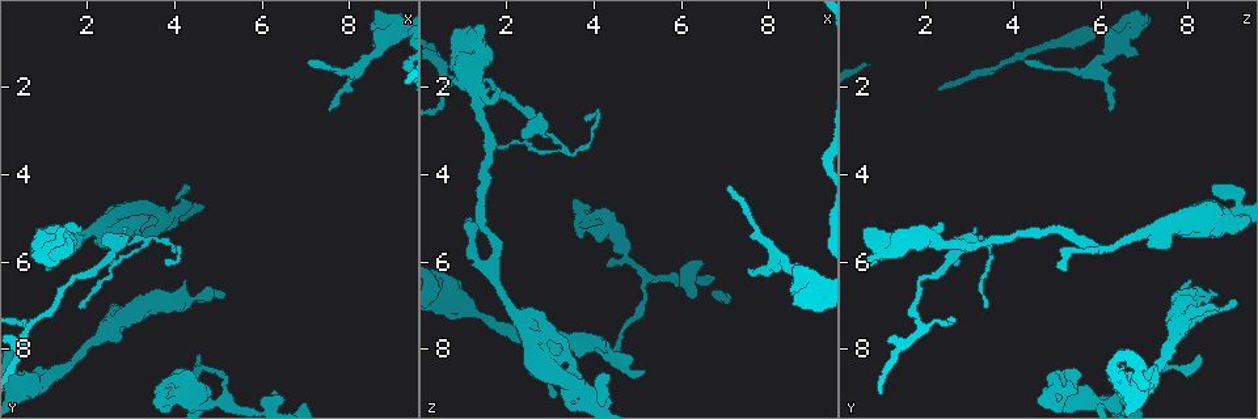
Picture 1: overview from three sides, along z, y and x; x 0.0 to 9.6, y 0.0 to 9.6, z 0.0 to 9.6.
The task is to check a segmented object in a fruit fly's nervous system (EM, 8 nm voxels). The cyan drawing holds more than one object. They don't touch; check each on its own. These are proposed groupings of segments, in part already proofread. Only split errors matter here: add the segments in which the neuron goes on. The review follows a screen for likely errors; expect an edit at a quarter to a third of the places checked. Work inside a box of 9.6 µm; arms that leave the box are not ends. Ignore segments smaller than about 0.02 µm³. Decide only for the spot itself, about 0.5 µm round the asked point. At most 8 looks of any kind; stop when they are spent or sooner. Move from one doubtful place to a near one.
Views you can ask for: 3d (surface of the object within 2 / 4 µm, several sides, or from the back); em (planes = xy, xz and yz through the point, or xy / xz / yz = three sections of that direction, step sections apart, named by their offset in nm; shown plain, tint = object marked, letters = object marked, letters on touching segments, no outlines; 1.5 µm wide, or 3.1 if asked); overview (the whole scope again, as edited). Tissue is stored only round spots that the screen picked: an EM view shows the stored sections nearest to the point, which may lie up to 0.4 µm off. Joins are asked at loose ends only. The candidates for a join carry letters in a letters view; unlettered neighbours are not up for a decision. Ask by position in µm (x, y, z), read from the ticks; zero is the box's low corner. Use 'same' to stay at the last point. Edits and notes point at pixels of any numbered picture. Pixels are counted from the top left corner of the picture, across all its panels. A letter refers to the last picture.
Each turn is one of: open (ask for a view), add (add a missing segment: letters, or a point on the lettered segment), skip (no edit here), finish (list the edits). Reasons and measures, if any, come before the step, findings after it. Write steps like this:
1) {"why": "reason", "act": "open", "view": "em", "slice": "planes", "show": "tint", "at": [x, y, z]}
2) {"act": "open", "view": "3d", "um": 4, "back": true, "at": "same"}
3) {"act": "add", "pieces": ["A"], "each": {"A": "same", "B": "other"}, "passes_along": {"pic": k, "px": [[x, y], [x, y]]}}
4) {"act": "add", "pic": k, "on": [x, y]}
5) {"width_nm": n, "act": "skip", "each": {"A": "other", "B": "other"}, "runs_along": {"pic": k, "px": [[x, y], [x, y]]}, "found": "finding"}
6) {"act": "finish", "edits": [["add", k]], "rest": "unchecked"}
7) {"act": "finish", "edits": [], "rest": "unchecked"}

{"why": "tapers out", "act": "open", "view": "3d", "um": 4, "at": [7.10, 1.40, 4.20]}

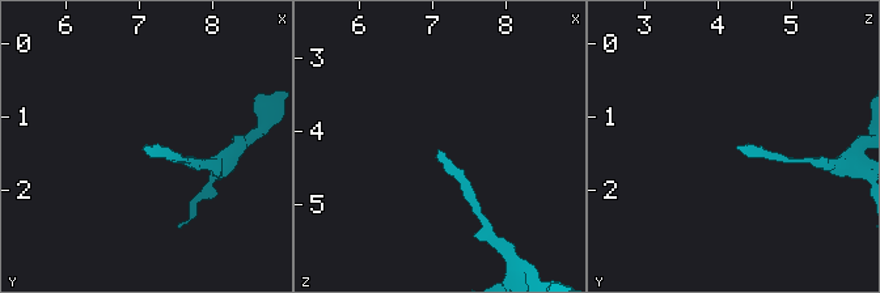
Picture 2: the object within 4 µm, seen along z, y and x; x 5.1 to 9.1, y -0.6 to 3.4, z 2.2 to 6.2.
{"act": "open", "view": "em", "slice": "planes", "show": "plain", "at": [7.10, 1.40, 4.20]}

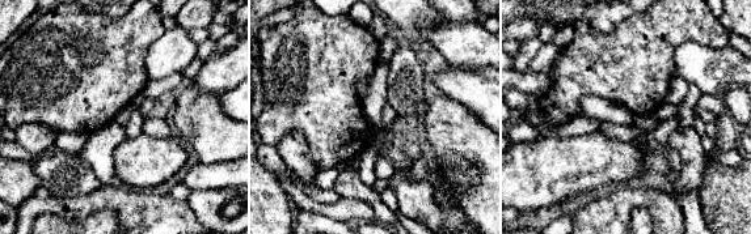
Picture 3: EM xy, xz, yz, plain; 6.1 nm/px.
{"why": "see the neighbours", "act": "open", "view": "em", "slice": "planes", "show": "letters", "at": "same"}

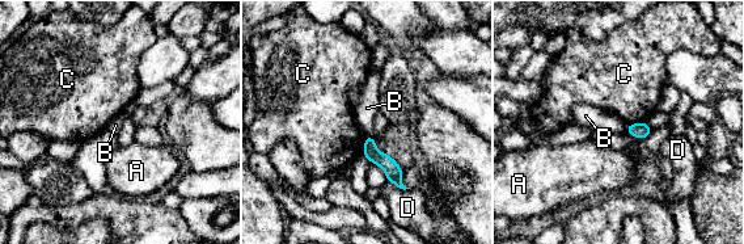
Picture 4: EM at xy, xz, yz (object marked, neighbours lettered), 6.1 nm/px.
{"longest_contact_nm": ["D", 150], "act": "skip", "each": {"A": "other", "B": "other", "C": "other", "D": "other"}, "runs_along": {"pic": 4, "px": [[367, 138], [398, 182]]}, "found": "no lettered segment goes on from it"}

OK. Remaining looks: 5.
{"why": "tapers out", "act": "open", "view": "3d", "um": 2, "at": [1.90, 7.05, 3.40]}

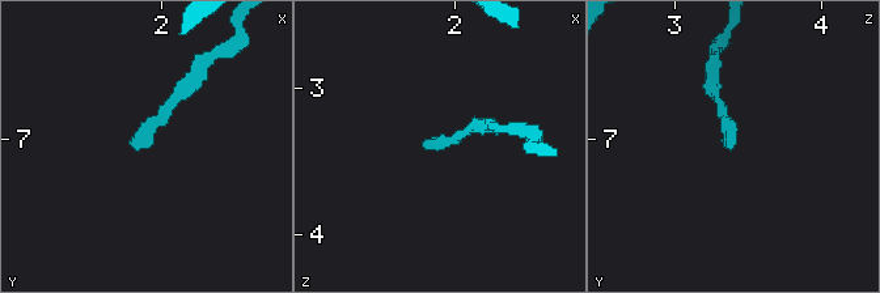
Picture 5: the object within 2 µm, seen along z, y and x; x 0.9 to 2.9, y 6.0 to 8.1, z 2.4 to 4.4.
{"why": "now the EM", "act": "open", "view": "em", "slice": "xz", "step": 4, "show": "tint", "at": [1.86, 7.08, 3.38]}

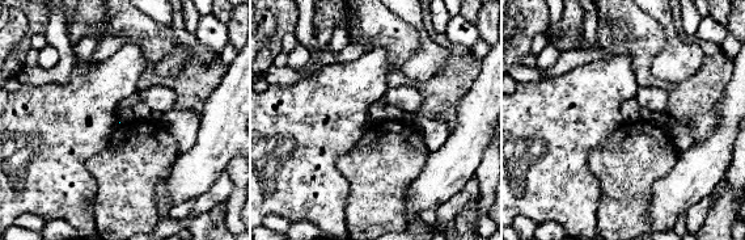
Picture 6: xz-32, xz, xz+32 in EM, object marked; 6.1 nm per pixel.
{"why": "another direction", "act": "open", "view": "em", "slice": "planes", "show": "letters", "at": "same"}

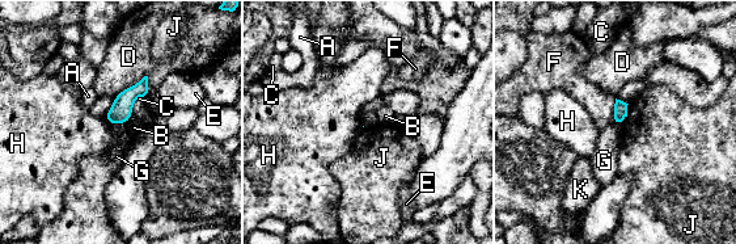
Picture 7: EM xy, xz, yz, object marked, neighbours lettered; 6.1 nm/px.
{"act": "skip", "each": {"A": "other", "B": "other", "C": "other", "D": "other", "E": "other", "F": "other", "G": "other", "H": "other", "J": "other", "K": "other"}, "border": {"pic": 7, "px": [[126, 122], [110, 126]]}, "found": "no lettered segment goes on from it"}

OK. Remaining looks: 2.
{"why": "free end", "act": "open", "view": "3d", "um": 2, "at": [4.25, 6.45, 8.10]}

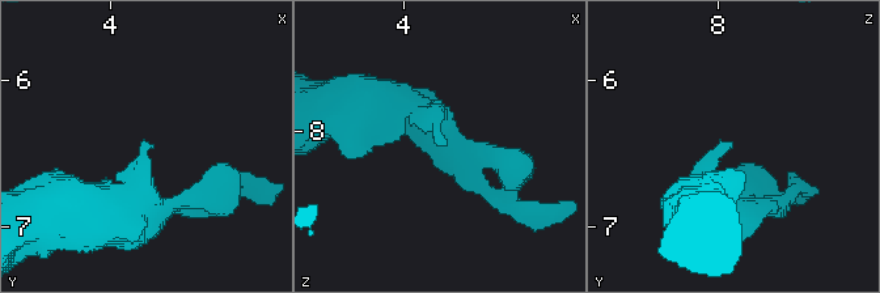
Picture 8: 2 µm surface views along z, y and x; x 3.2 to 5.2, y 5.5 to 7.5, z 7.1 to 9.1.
{"act": "open", "view": "em", "slice": "planes", "show": "letters", "at": [4.30, 6.46, 8.08]}

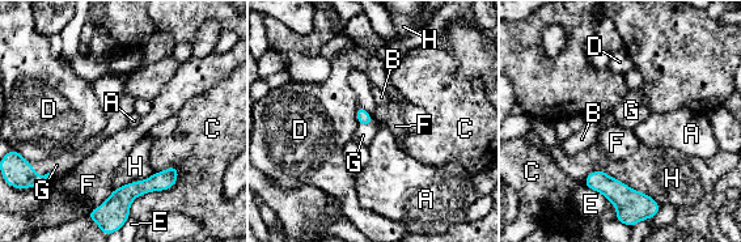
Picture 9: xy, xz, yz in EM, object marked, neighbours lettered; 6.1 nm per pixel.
{"act": "add", "pieces": ["G"], "each": {"A": "other", "B": "other", "C": "other", "D": "other", "E": "other", "F": "other", "G": "same", "H": "other"}, "passes_along": {"pic": 9, "px": [[364, 118], [365, 124], [363, 135]]}, "found": "the neuron continues"}

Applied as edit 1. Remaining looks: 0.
{"act": "finish", "edits": [["add", 9]], "rest": "unchecked"}

